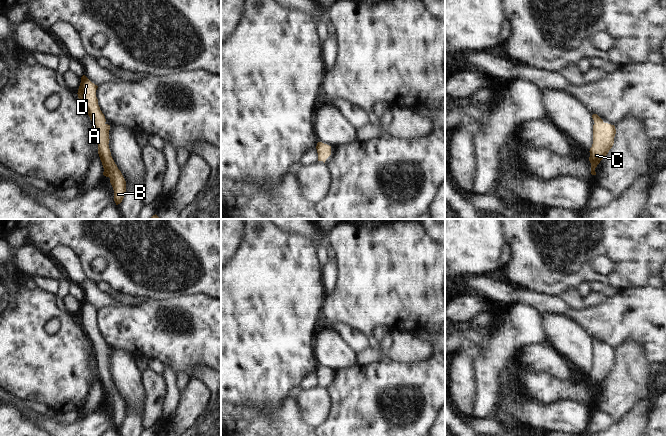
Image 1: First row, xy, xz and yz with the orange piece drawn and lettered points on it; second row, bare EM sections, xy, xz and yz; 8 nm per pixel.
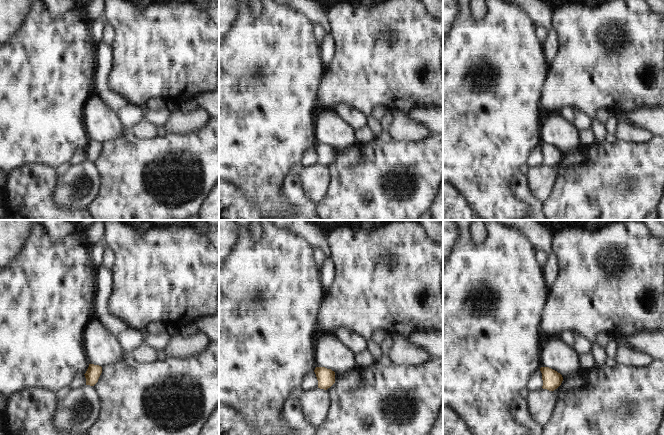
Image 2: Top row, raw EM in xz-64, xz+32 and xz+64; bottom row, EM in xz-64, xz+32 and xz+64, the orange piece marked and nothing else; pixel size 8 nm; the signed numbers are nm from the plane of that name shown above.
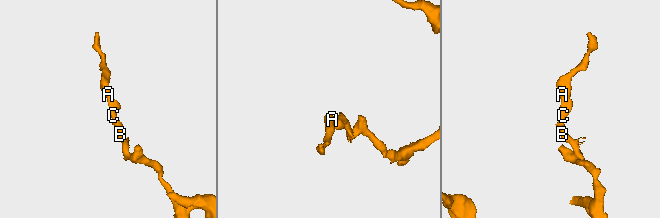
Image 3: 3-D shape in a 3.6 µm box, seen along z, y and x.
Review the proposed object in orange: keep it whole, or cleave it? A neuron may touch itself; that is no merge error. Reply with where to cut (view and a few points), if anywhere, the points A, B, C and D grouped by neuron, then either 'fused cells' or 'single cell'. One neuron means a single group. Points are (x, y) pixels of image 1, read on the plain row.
no cut | A B C D | single cell

